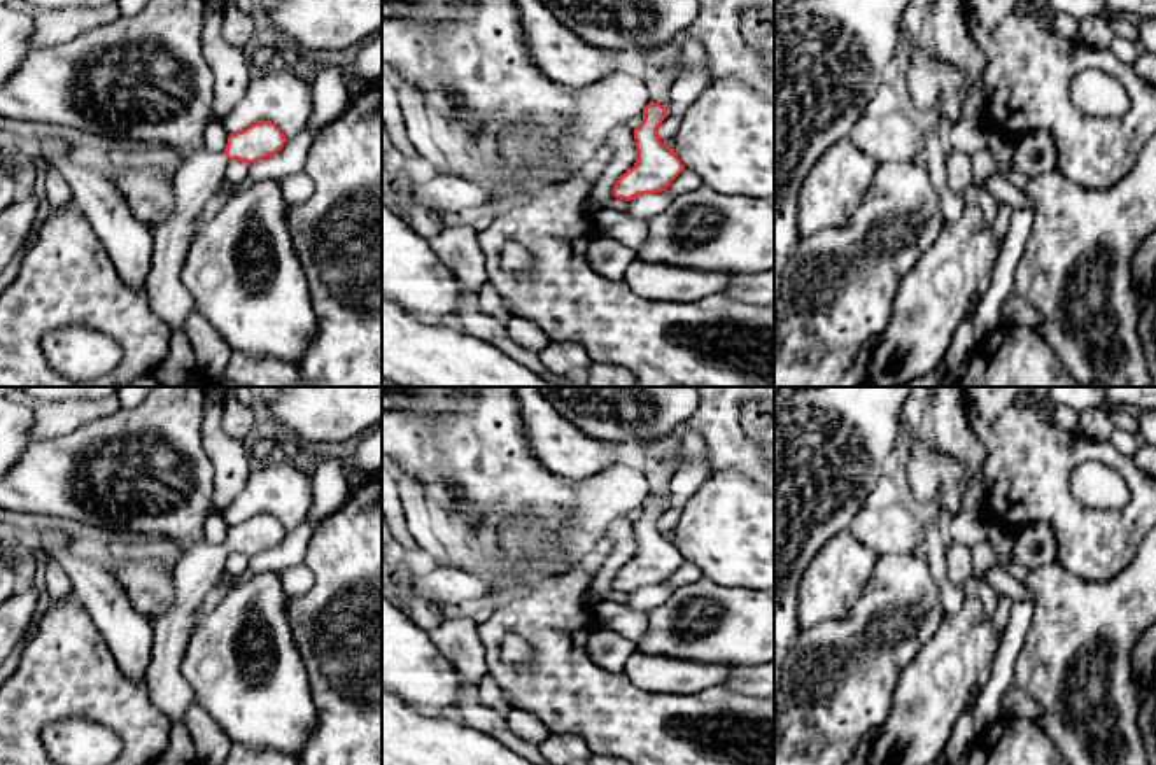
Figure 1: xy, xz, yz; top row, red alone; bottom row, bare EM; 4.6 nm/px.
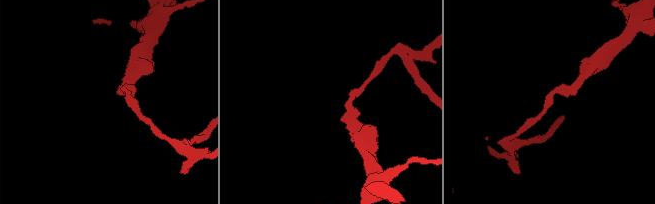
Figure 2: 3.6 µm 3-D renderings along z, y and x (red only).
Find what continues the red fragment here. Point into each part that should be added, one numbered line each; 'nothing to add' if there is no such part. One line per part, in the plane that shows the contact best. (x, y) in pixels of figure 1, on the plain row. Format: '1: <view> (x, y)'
1: xy (198, 569)

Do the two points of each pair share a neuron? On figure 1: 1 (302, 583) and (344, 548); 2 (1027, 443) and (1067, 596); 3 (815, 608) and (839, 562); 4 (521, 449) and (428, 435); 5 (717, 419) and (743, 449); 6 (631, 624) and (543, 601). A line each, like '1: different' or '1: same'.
1: different
2: different
3: same
4: same
5: same
6: different

